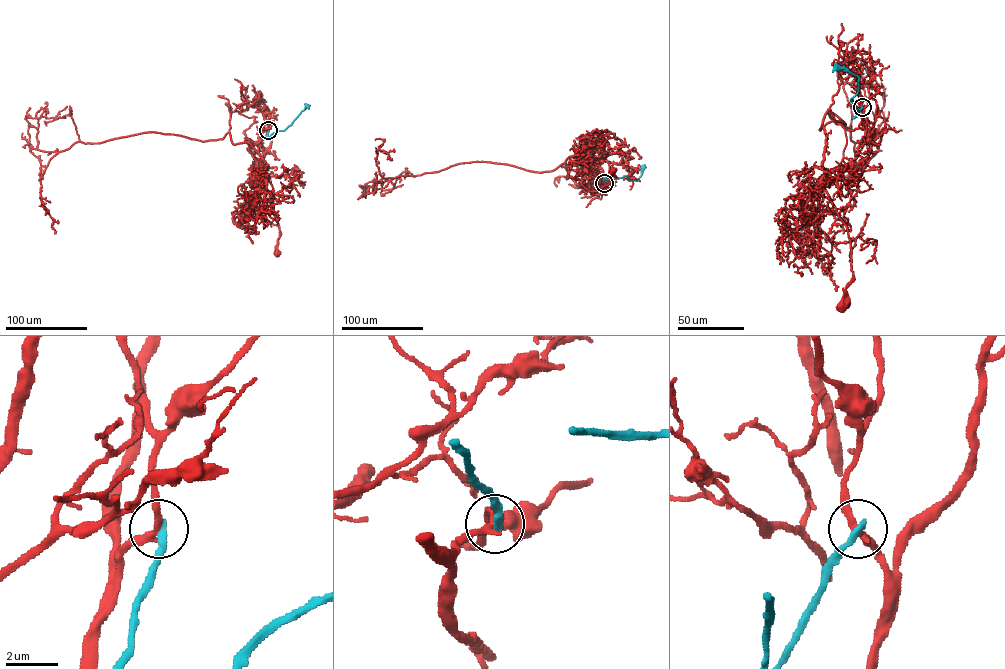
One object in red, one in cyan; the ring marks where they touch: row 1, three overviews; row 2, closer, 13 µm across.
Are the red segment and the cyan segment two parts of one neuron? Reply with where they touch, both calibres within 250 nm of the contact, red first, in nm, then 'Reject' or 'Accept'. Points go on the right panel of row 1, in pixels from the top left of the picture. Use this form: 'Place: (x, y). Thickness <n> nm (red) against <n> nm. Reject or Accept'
Place: (862, 107). Thickness 240 nm (red) against 300 nm. Reject

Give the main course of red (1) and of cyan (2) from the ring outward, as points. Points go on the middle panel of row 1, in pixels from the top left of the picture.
1: (604, 182), (596, 185), (600, 188), (598, 168), (603, 157), (609, 163), (609, 175), (615, 177), (614, 170)
2: (604, 182), (605, 177), (612, 180), (626, 175), (630, 180), (637, 180), (643, 167)

